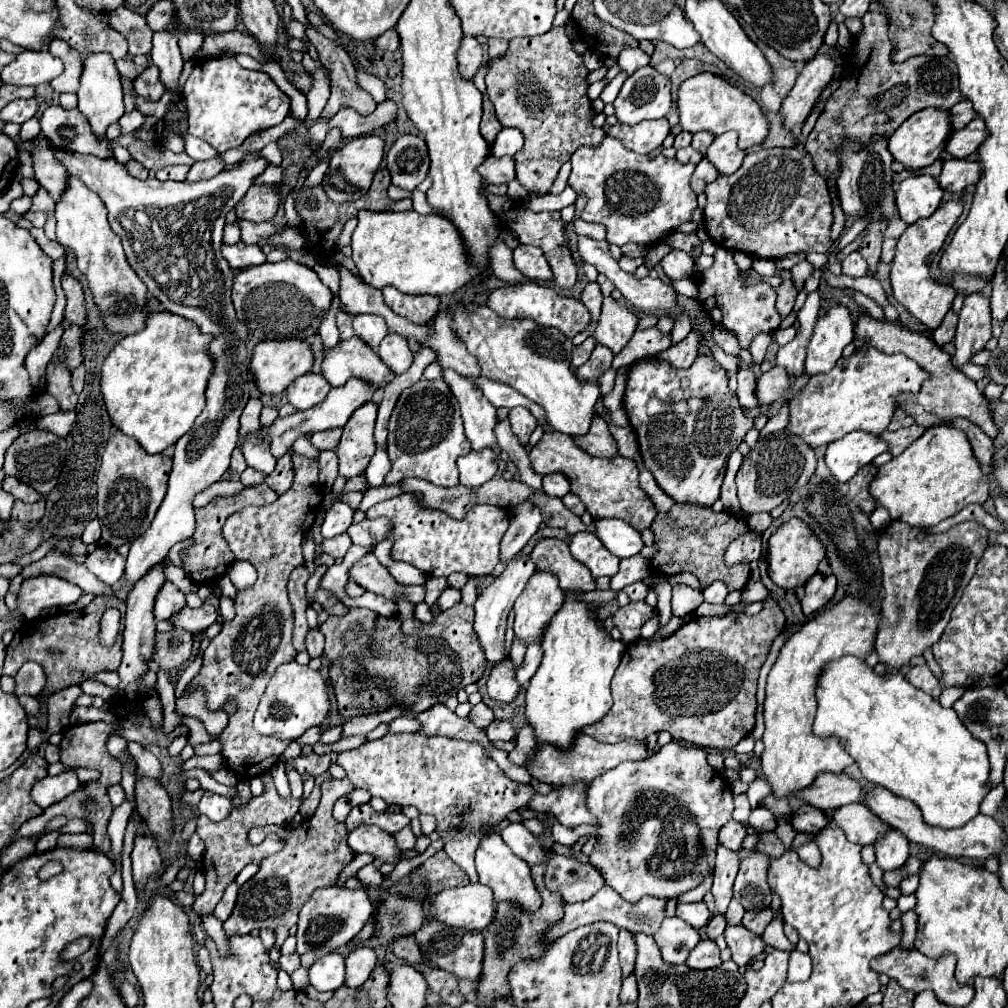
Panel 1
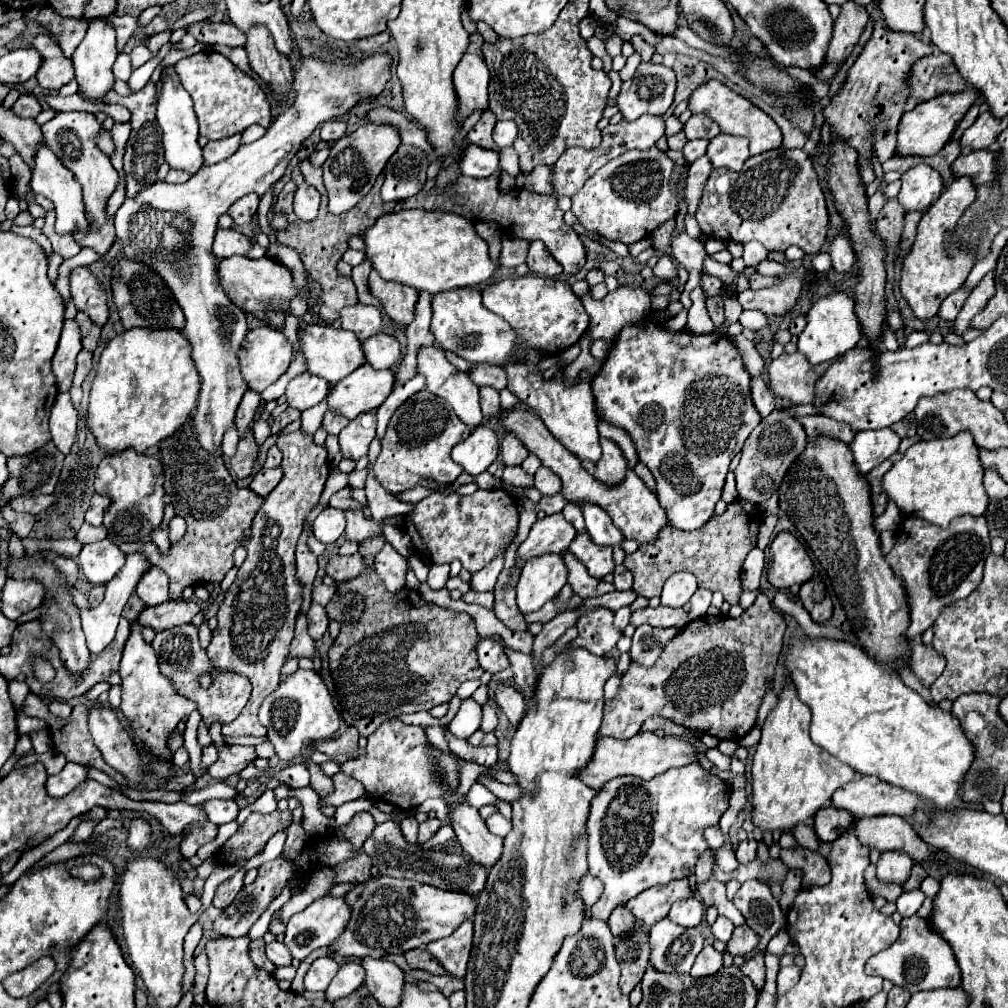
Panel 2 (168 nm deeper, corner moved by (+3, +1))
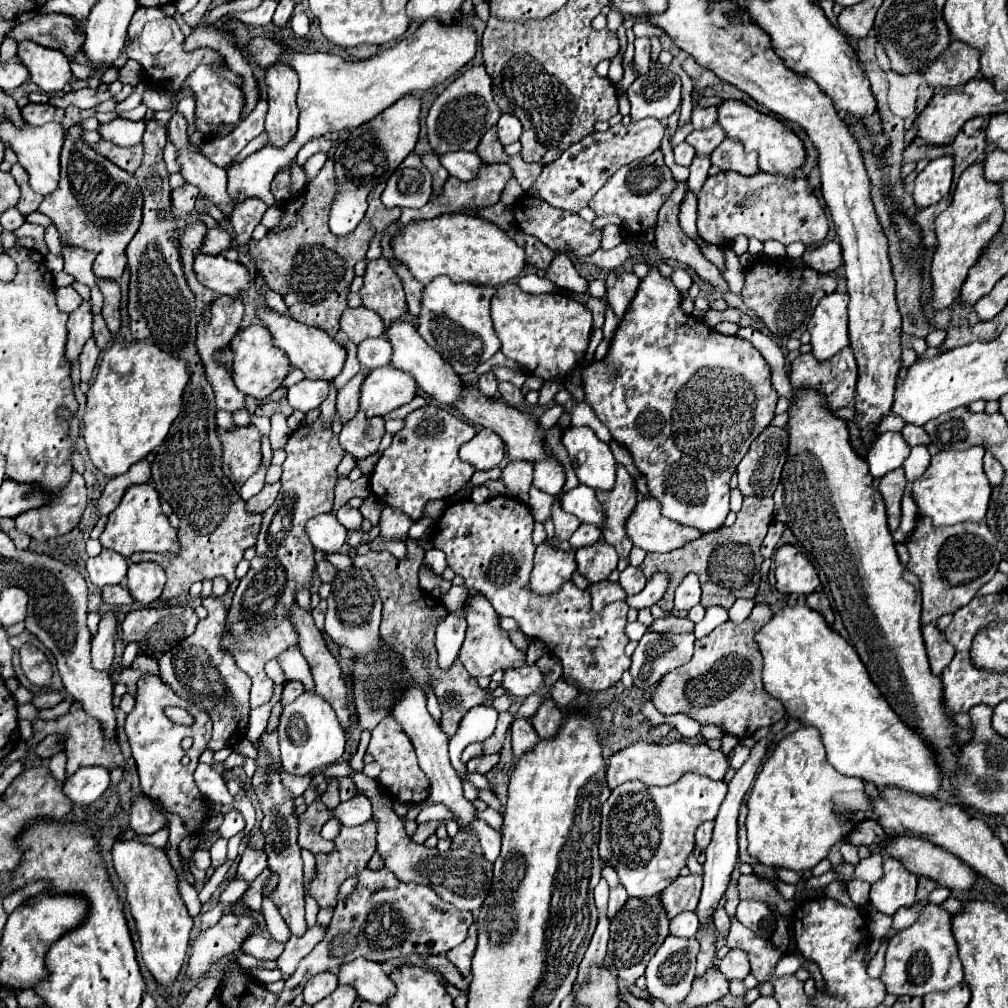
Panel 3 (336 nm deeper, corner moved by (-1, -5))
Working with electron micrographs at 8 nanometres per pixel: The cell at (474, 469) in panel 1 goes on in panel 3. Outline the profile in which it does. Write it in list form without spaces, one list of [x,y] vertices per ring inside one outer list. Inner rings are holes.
[[[481,430],[459,450],[459,458],[475,470],[491,470],[501,464],[505,456],[505,444],[493,430]]]

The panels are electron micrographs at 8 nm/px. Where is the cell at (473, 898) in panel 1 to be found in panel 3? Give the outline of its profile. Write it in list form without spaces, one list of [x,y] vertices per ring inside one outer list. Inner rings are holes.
[[[367,868],[363,874],[357,874],[341,884],[335,914],[329,924],[329,934],[305,960],[301,960],[295,974],[287,978],[285,990],[279,994],[281,1006],[301,994],[307,980],[311,980],[315,974],[327,970],[335,972],[341,964],[353,962],[359,956],[373,962],[387,962],[405,958],[409,954],[445,954],[465,940],[471,922],[471,912],[457,910],[439,894],[435,894],[433,888],[413,882],[403,884],[387,868],[377,872]]]

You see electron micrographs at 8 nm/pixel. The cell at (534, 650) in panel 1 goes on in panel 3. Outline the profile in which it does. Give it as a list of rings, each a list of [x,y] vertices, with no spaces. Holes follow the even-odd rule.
[[[657,574],[647,582],[647,586],[639,594],[627,596],[625,602],[629,604],[629,608],[637,608],[637,610],[641,610],[645,606],[653,606],[661,600],[667,584],[669,584],[669,578],[665,574]]]

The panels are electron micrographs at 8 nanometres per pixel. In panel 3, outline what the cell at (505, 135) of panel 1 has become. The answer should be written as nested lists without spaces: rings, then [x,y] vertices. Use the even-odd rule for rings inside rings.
[[[501,114],[497,122],[497,136],[503,146],[517,142],[521,136],[521,122],[517,122],[517,118],[513,118],[511,114]]]

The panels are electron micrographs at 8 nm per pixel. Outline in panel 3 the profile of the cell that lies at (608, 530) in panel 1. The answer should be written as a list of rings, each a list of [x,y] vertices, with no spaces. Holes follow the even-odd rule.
[[[579,484],[577,488],[569,490],[567,494],[559,496],[561,508],[569,514],[575,514],[581,522],[585,524],[593,524],[599,530],[603,530],[605,524],[605,510],[601,506],[601,502],[595,498],[595,490]]]

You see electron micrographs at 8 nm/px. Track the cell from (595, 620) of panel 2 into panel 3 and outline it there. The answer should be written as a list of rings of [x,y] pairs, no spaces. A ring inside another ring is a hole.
[[[493,496],[483,504],[475,504],[467,498],[453,502],[441,514],[431,542],[445,552],[447,564],[465,578],[469,590],[481,592],[499,616],[511,616],[521,632],[549,646],[563,666],[563,676],[573,680],[579,692],[607,690],[621,680],[621,674],[631,664],[623,652],[629,642],[625,636],[629,606],[621,600],[601,612],[593,612],[589,592],[579,590],[571,580],[555,596],[533,596],[527,586],[535,552],[531,532],[533,516],[523,502],[509,496]]]

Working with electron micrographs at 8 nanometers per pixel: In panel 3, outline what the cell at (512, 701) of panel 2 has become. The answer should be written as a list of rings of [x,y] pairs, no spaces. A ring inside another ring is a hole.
[[[517,718],[513,722],[513,726],[511,726],[511,746],[513,746],[513,754],[519,758],[521,754],[525,754],[525,750],[531,750],[537,742],[539,742],[539,736],[533,730],[531,722],[527,718]]]

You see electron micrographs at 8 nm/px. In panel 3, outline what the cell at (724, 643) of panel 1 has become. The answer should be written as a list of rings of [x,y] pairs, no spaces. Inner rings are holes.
[[[755,604],[751,616],[743,624],[723,622],[711,634],[695,640],[693,658],[669,672],[651,692],[651,700],[663,716],[687,714],[701,724],[715,724],[725,734],[743,740],[759,728],[779,722],[785,714],[783,704],[763,688],[763,658],[755,642],[755,634],[773,618],[767,604]]]

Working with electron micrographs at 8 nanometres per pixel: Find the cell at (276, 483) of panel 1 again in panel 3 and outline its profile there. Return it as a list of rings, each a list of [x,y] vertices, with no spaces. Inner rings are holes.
[[[281,482],[265,484],[263,490],[257,496],[253,496],[253,498],[247,500],[247,510],[249,512],[265,512],[275,502],[277,492],[279,492],[279,486],[281,486]]]

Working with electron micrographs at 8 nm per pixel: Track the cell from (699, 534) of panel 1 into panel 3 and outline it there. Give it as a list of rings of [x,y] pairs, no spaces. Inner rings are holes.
[[[745,496],[743,498],[743,508],[737,512],[737,520],[733,526],[723,526],[715,532],[703,534],[701,538],[673,550],[667,554],[647,554],[643,564],[639,566],[645,578],[653,578],[655,574],[669,574],[669,586],[665,590],[665,596],[657,602],[663,610],[673,608],[673,592],[677,584],[685,578],[685,574],[693,572],[699,576],[701,582],[701,604],[705,608],[717,604],[723,608],[731,608],[731,604],[739,598],[753,598],[761,576],[759,576],[759,566],[763,562],[759,554],[759,546],[767,534],[767,528],[773,520],[773,500],[771,498],[755,498],[755,496]]]

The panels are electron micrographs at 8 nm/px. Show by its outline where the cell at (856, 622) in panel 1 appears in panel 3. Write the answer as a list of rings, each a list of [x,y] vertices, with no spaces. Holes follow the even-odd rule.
[[[801,724],[793,734],[785,736],[781,742],[777,742],[771,756],[761,766],[761,772],[757,774],[757,780],[753,784],[753,790],[747,798],[747,838],[749,838],[749,854],[757,858],[761,864],[779,868],[791,868],[805,872],[807,868],[813,868],[819,860],[827,858],[827,850],[845,838],[849,834],[849,828],[853,828],[857,822],[871,816],[869,810],[869,796],[865,794],[865,782],[855,776],[843,776],[829,762],[825,762],[825,748],[819,736],[819,730],[815,726]]]

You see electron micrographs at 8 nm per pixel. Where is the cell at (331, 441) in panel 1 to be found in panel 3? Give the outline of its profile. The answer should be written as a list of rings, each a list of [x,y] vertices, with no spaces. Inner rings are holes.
[[[361,370],[355,378],[351,378],[347,382],[347,386],[337,394],[337,414],[341,418],[341,424],[347,424],[349,418],[353,418],[357,414],[357,398],[359,398],[359,388],[361,382],[365,378],[365,372],[369,370]]]

